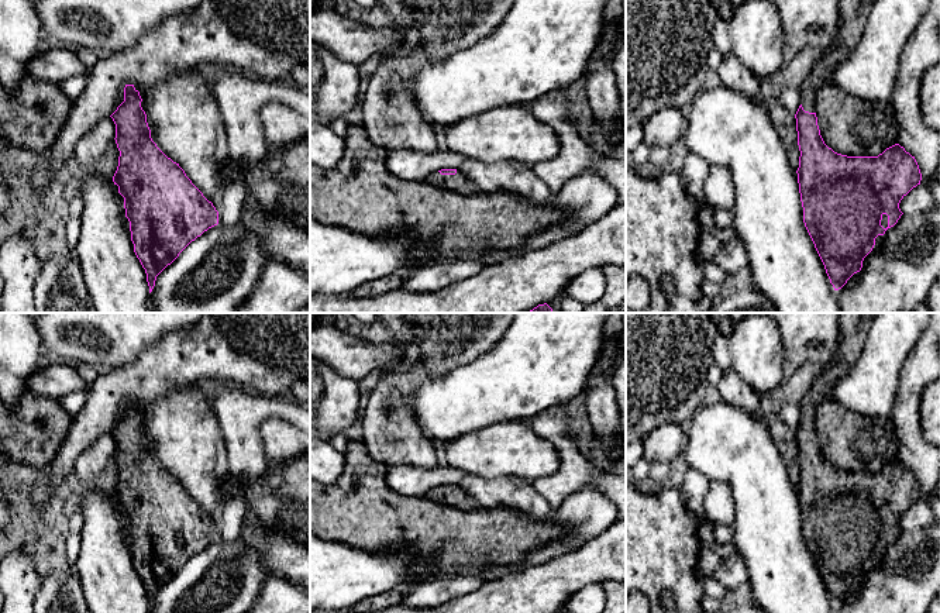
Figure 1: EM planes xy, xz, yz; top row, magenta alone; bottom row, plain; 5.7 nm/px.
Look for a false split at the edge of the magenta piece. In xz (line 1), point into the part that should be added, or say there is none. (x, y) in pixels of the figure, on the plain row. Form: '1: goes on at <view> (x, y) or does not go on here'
1: goes on at xz (460, 499)

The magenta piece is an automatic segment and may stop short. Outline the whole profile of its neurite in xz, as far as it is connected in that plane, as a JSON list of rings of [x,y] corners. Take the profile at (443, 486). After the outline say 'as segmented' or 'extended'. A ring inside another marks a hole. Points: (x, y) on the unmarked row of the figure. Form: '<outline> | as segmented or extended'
[[[441,485],[438,488],[433,488],[424,497],[437,504],[445,504],[465,512],[476,510],[479,507],[476,500],[457,485]]] | extended

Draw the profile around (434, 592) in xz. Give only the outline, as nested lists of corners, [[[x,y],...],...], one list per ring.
[[[475,575],[440,576],[417,583],[404,597],[409,607],[430,609],[478,590],[483,581]]]

